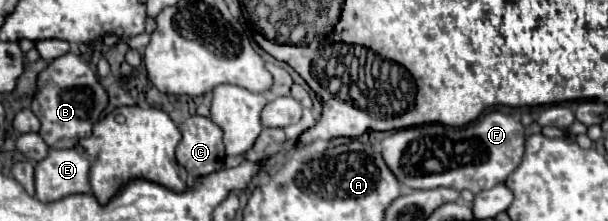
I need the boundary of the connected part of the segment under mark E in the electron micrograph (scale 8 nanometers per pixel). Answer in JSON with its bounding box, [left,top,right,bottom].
[36,147,90,201]

